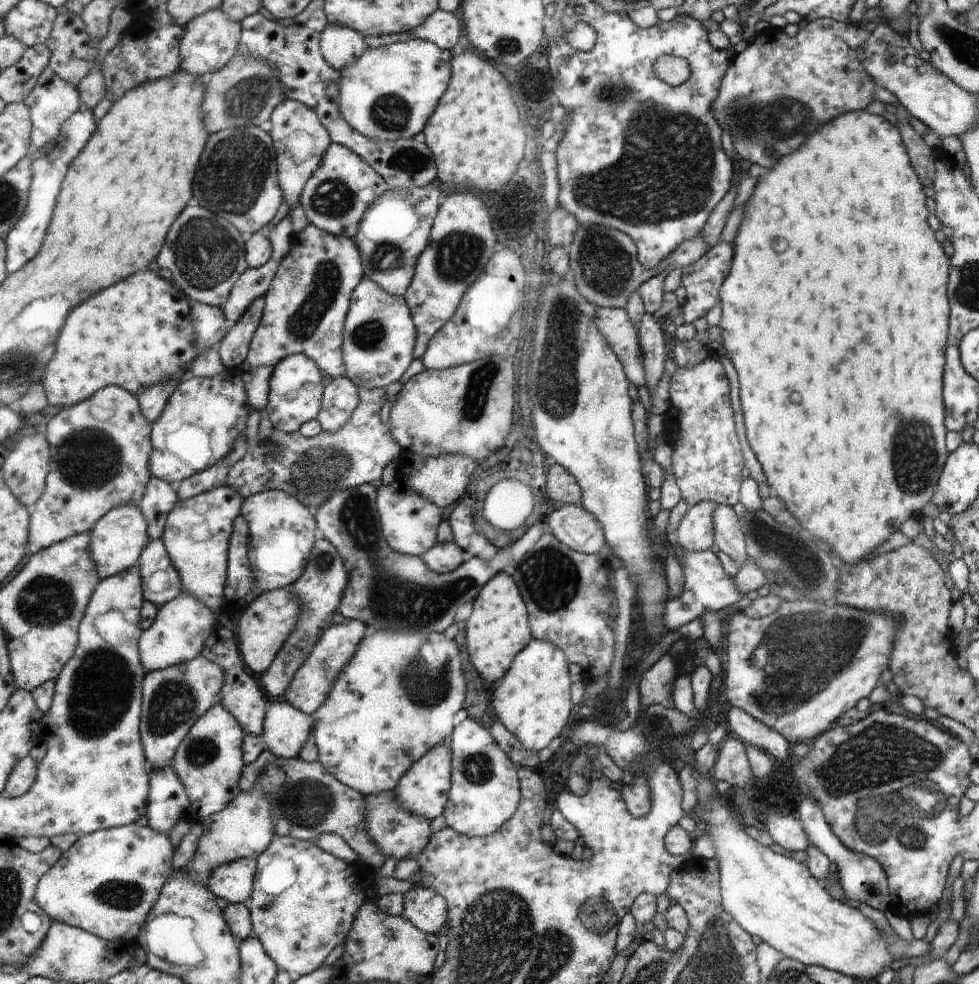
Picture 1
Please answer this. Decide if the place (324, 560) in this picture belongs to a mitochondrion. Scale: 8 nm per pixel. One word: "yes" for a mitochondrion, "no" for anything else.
yes

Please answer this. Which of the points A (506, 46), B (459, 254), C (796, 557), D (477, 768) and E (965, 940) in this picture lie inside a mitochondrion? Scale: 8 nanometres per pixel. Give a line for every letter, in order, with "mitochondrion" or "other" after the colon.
A: mitochondrion
B: mitochondrion
C: mitochondrion
D: mitochondrion
E: other

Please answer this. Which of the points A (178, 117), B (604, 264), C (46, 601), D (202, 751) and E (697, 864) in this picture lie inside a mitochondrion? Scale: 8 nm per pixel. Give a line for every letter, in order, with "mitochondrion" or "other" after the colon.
A: other
B: mitochondrion
C: mitochondrion
D: mitochondrion
E: other

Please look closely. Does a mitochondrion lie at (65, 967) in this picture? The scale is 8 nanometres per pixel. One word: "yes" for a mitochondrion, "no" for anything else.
no

